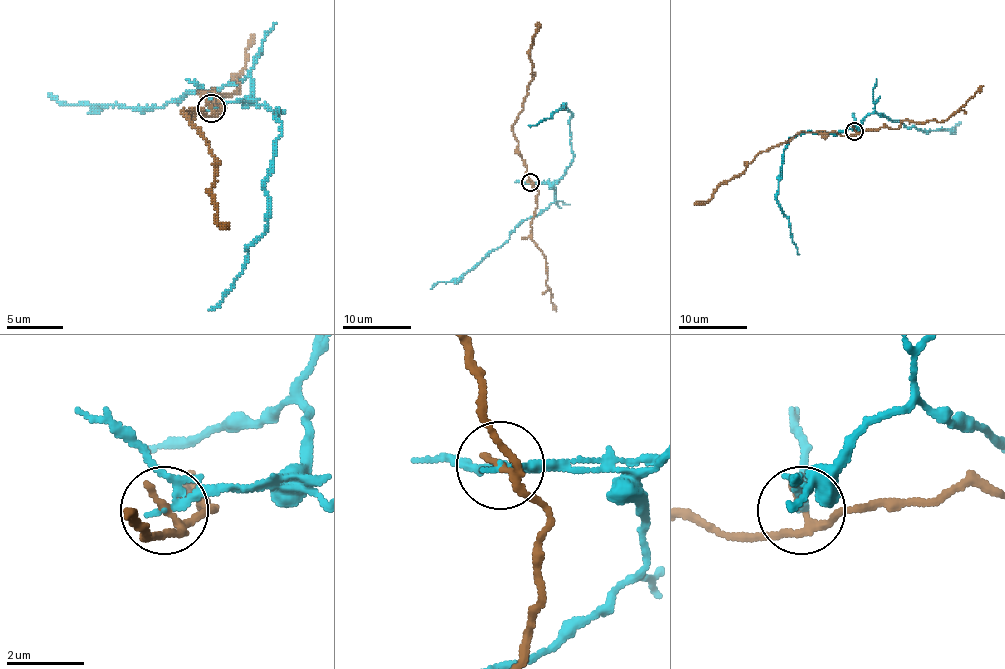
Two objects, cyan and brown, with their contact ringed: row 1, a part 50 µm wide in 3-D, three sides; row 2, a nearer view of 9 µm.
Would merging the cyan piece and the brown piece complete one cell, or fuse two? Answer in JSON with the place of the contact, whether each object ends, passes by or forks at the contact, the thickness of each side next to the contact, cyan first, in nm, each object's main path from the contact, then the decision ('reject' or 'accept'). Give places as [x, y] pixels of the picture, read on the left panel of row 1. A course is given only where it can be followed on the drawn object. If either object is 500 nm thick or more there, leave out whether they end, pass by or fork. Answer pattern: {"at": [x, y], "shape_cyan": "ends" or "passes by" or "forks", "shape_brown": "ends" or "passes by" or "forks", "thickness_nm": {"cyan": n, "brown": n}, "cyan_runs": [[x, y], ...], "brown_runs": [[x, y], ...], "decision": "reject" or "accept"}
{"at": [211, 108], "shape_cyan": "passes by", "shape_brown": "passes by", "thickness_nm": {"cyan": 140, "brown": 180}, "cyan_runs": [[211, 107], [254, 99], [282, 113], [282, 124], [265, 183], [268, 226], [209, 310]], "brown_runs": [[211, 107], [214, 113], [209, 116], [183, 110], [214, 158], [211, 189], [217, 220], [226, 228]], "decision": "reject"}

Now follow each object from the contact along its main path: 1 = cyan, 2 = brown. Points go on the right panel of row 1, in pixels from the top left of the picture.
1: (854, 130), (854, 125), (830, 134), (797, 134), (789, 141), (782, 158), (777, 203), (787, 216), (797, 254)
2: (854, 130), (849, 136), (797, 132), (761, 151), (740, 173), (725, 180), (710, 199), (694, 204)

